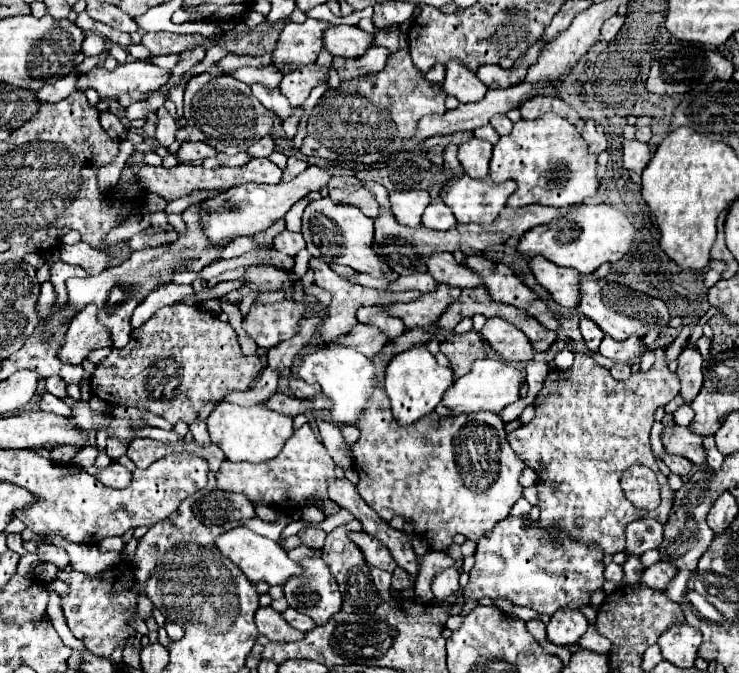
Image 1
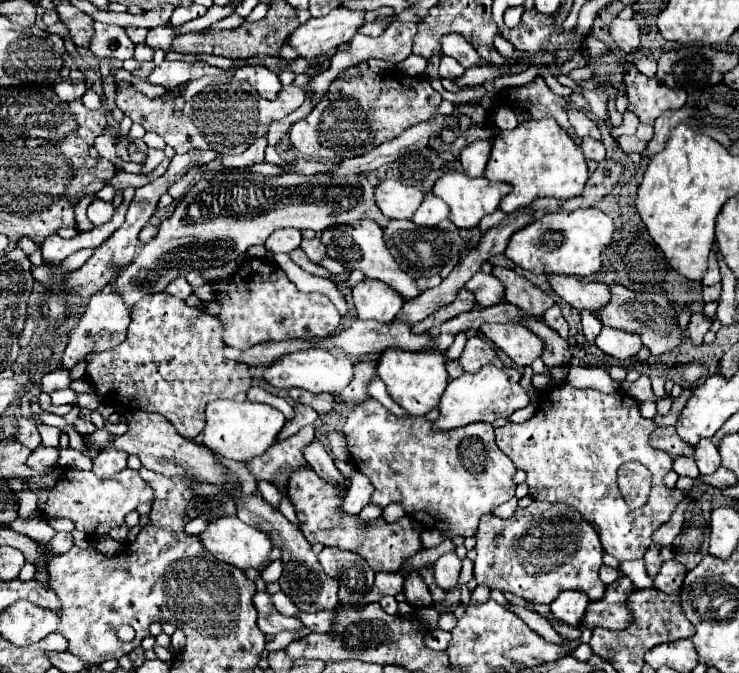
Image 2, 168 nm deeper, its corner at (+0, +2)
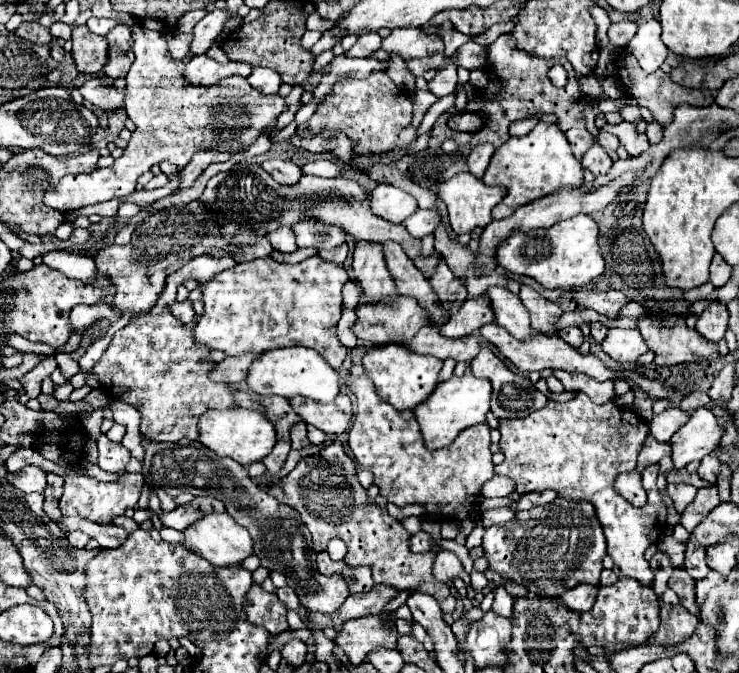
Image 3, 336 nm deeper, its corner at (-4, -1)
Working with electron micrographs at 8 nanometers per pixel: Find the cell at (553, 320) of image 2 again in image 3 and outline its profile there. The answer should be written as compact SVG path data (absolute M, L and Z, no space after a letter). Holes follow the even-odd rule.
M566 327L566 329L560 329L558 335L560 335L566 343L570 343L574 349L578 349L580 343L582 343L582 331L580 331L578 327Z

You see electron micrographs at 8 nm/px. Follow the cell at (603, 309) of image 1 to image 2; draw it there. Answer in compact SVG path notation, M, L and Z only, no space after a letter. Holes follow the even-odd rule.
M618 284L610 286L610 292L612 292L610 302L602 310L596 312L598 318L604 322L604 326L636 332L652 356L662 356L686 340L686 336L682 336L682 330L678 326L676 310L670 306L668 300L656 294L634 294L632 290Z

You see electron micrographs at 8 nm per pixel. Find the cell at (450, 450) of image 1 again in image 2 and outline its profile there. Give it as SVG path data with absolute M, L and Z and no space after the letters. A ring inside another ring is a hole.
M366 398L362 404L356 404L354 410L348 414L346 424L342 428L346 436L348 452L362 474L370 478L374 484L372 504L388 506L390 502L400 502L406 508L406 514L416 520L436 520L438 530L446 536L474 536L478 528L478 520L484 514L490 514L492 508L500 506L502 502L514 498L516 484L512 476L516 472L514 464L502 450L498 450L494 442L494 428L492 424L478 422L474 426L464 426L458 430L448 432L434 432L432 422L424 418L398 418L388 412L378 400Z

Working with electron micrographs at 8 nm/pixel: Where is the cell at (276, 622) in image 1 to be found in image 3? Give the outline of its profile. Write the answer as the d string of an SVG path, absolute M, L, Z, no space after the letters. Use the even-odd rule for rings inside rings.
M252 585L252 589L246 593L244 609L248 621L252 621L254 625L262 625L270 635L278 635L288 629L284 605L274 593L266 593L260 585Z

